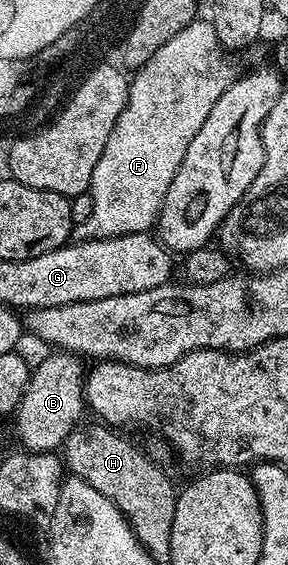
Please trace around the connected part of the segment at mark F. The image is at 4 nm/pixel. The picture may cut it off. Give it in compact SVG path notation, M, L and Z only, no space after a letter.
M194 19L187 27L183 27L183 31L171 35L171 39L167 39L163 43L163 47L159 47L159 51L155 51L155 55L151 55L151 59L147 59L147 63L143 63L143 67L132 74L125 110L119 115L115 127L111 127L111 135L107 135L107 147L103 147L103 155L99 155L99 163L95 163L95 171L91 175L89 184L89 194L93 200L91 219L76 226L75 233L80 240L94 241L100 237L122 237L128 233L149 233L156 226L157 214L160 213L161 204L167 195L167 187L171 187L171 179L175 179L175 175L183 163L183 155L187 155L187 147L191 143L191 139L195 139L195 131L199 131L199 127L203 127L203 119L207 119L207 115L211 111L211 107L215 107L219 95L223 95L223 91L227 91L227 87L231 87L231 83L237 80L238 70L233 70L232 63L225 58L228 57L226 50L221 48L219 39L213 30L212 20L201 20Z

